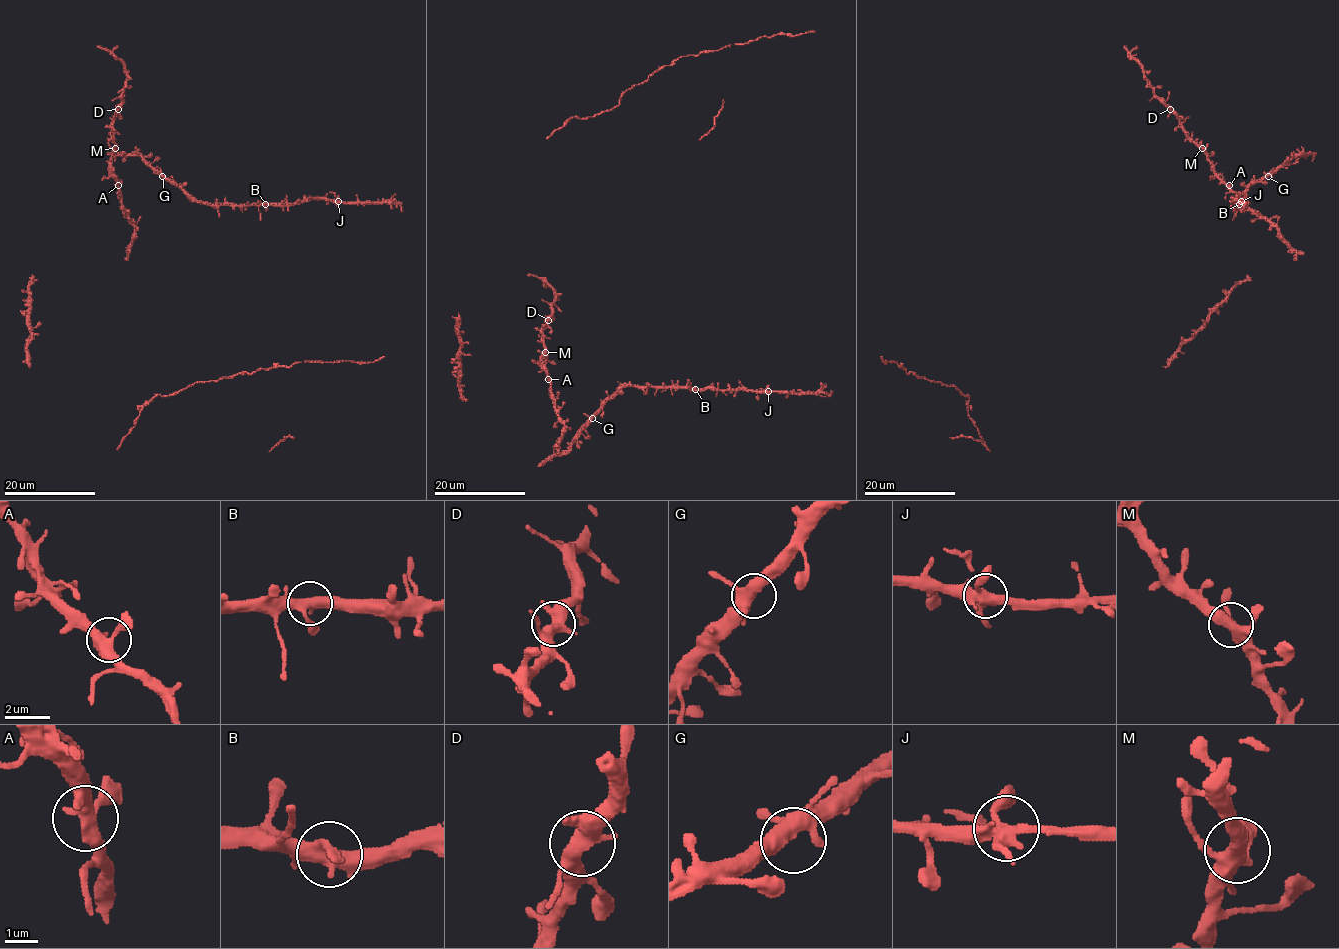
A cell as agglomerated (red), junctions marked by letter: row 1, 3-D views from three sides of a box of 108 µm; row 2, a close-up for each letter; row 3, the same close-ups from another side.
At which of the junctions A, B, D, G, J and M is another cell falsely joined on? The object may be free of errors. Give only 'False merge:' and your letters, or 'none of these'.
False merge: none of these

